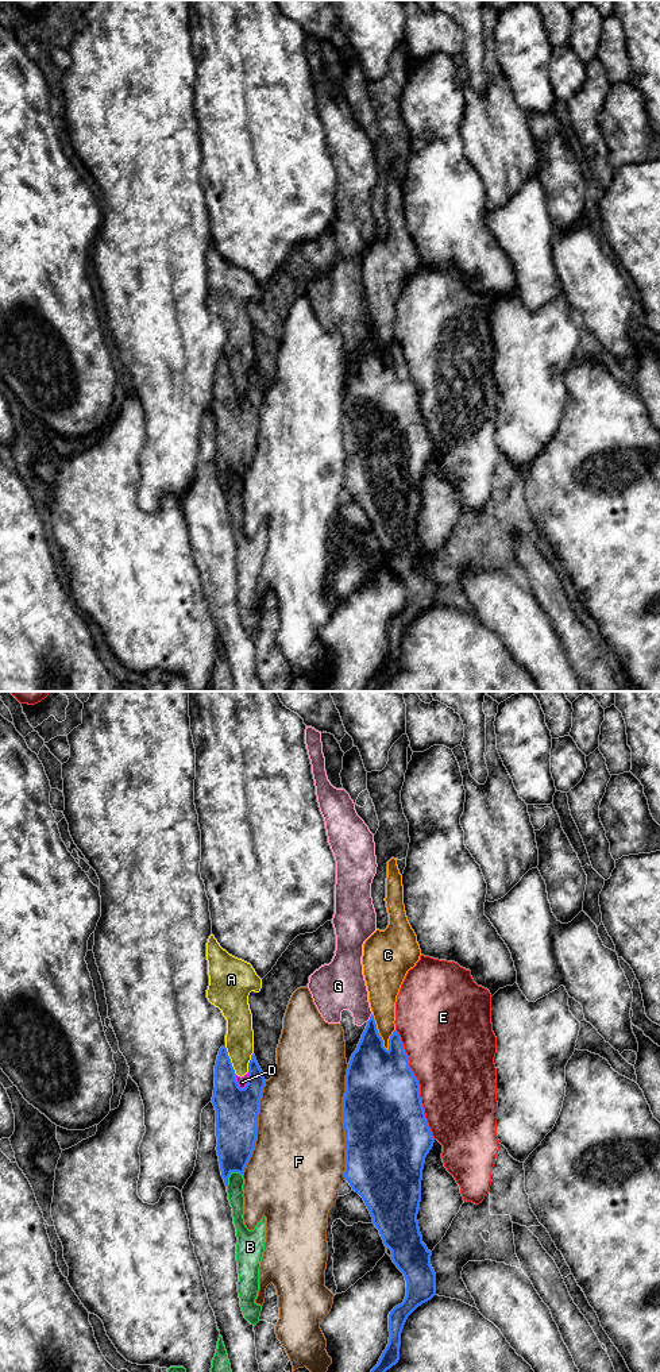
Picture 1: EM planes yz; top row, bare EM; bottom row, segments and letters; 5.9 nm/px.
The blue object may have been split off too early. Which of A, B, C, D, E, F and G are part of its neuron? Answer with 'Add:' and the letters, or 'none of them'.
Add: none of them

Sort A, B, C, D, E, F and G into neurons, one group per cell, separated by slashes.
A D G / B / C / E / F

